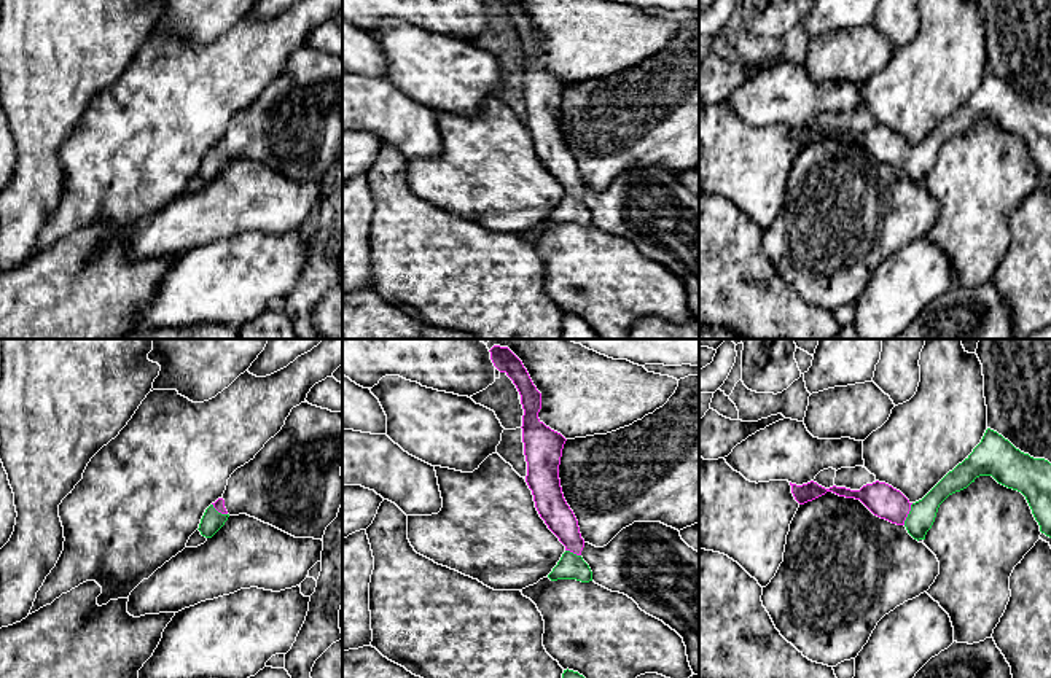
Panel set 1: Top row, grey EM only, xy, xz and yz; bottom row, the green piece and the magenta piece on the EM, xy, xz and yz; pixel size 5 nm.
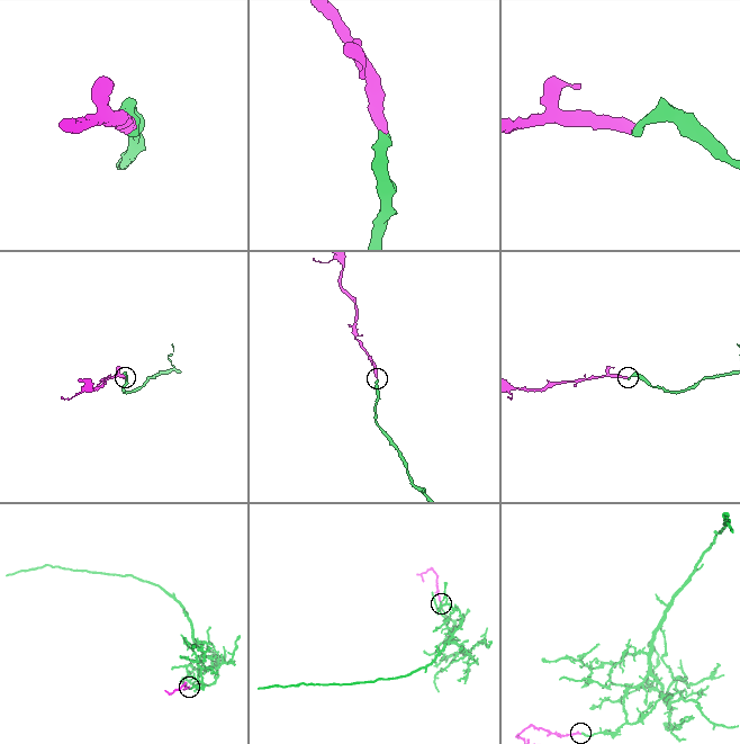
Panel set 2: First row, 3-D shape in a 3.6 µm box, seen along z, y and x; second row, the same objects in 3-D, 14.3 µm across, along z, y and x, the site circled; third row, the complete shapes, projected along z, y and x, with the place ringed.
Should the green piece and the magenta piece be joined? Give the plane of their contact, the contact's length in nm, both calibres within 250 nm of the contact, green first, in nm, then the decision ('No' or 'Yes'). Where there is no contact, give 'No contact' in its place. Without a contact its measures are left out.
Touches green in yz. Shared border 120 nm. Thickness 140 nm (green) against 170 nm. Yes

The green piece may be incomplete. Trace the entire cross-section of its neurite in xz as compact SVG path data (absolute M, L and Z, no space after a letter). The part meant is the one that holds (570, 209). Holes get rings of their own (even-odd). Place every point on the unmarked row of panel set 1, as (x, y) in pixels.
M490 0L490 3L500 16L513 24L521 38L524 53L521 72L527 105L526 126L532 134L540 161L565 189L565 196L548 221L551 224L576 223L589 226L592 224L592 215L581 201L584 183L578 164L564 142L559 123L562 92L567 83L538 62L541 37L533 29L522 5L518 0Z

